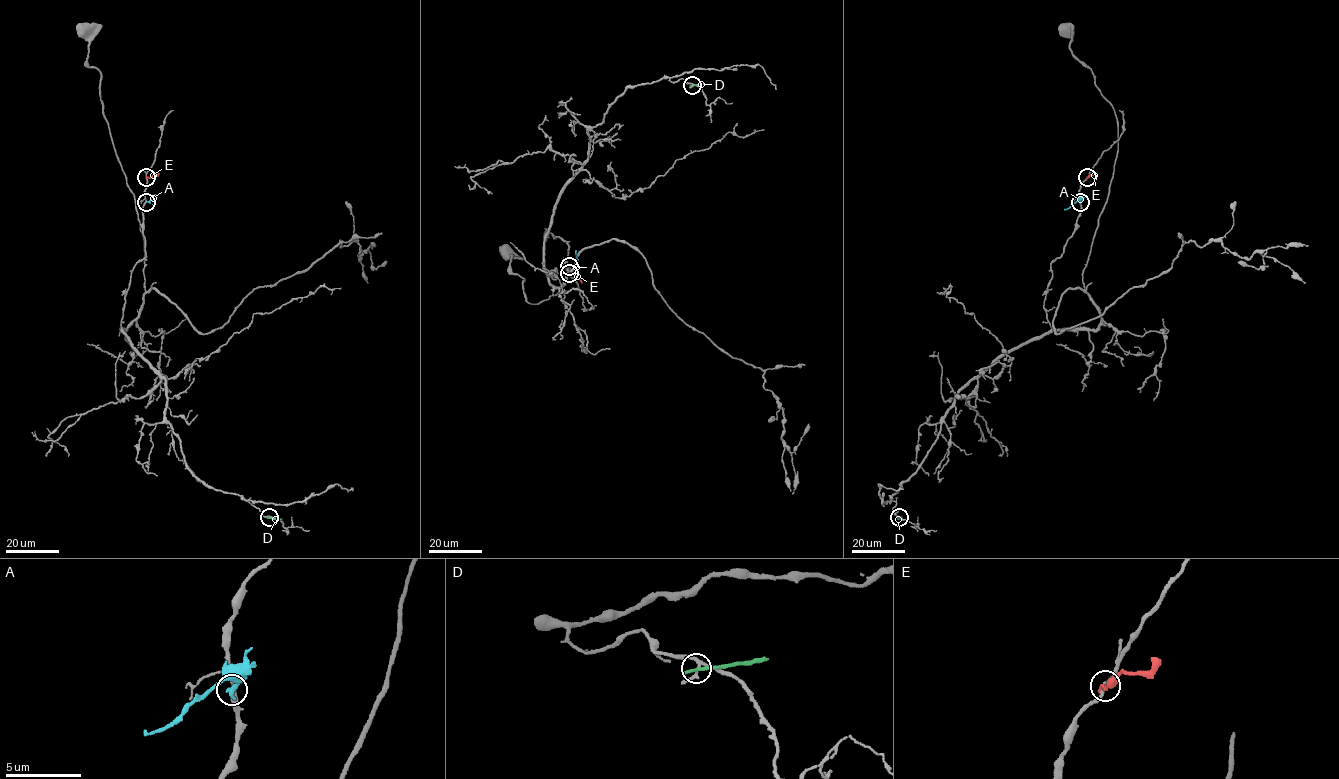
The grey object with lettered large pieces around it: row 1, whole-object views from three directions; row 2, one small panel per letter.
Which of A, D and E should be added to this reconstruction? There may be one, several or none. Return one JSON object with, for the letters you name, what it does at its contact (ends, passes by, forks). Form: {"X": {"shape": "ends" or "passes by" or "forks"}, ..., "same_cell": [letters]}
{"same_cell": []}

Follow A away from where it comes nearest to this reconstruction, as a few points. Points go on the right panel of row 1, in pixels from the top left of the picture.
A: (1079, 202), (1064, 210)

